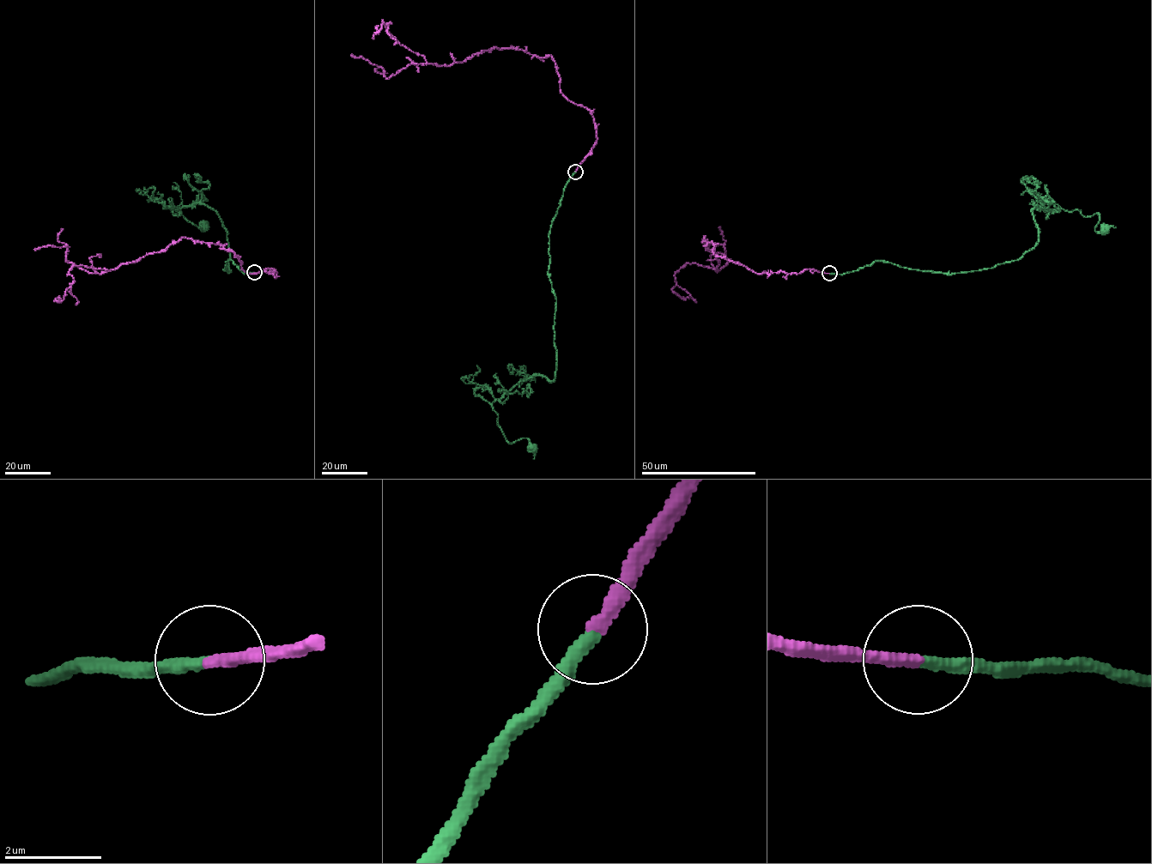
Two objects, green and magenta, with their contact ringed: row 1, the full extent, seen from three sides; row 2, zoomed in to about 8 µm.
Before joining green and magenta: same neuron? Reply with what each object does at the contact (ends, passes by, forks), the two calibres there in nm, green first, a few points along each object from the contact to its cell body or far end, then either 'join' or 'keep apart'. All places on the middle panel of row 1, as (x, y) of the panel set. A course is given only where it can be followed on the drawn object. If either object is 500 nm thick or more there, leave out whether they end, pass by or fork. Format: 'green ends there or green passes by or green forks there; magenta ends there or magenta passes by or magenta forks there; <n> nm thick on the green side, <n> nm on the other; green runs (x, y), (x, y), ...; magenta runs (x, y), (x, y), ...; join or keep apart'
green ends there; magenta ends there; 280 nm thick on the green side, 280 nm on the other; green runs (575, 172), (548, 234), (556, 374), (554, 381), (518, 381), (492, 404), (507, 440), (527, 438), (532, 446); magenta runs (575, 172), (597, 126), (561, 93), (551, 56), (494, 47), (436, 65), (401, 45), (389, 22), (372, 39); join

